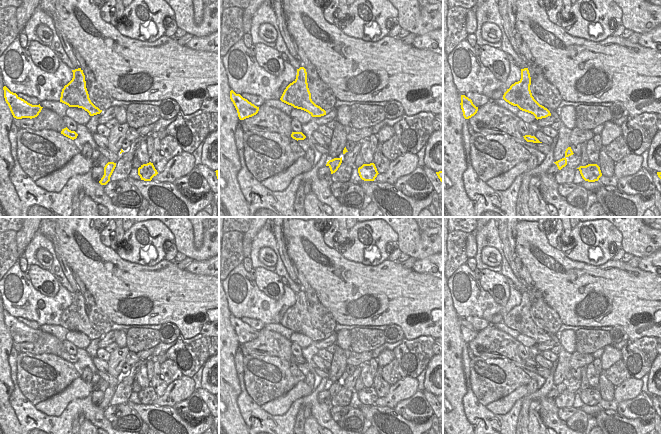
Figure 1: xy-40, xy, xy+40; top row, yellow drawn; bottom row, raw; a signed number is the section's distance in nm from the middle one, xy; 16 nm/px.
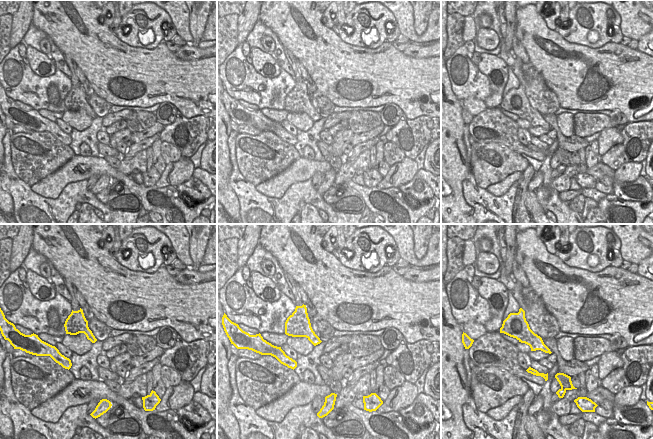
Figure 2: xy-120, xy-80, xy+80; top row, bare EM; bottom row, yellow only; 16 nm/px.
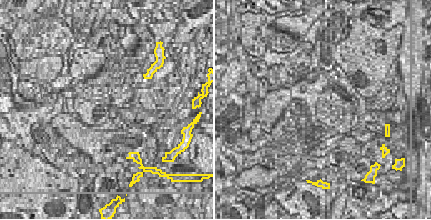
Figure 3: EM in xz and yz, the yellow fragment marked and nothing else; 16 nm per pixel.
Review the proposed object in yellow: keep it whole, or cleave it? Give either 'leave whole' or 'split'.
split

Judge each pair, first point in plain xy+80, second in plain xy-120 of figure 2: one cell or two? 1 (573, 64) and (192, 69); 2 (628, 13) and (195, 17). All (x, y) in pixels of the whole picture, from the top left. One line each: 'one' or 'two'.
1: one
2: two

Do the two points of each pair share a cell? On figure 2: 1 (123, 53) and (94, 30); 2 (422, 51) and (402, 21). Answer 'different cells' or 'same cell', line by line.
1: same cell
2: different cells

